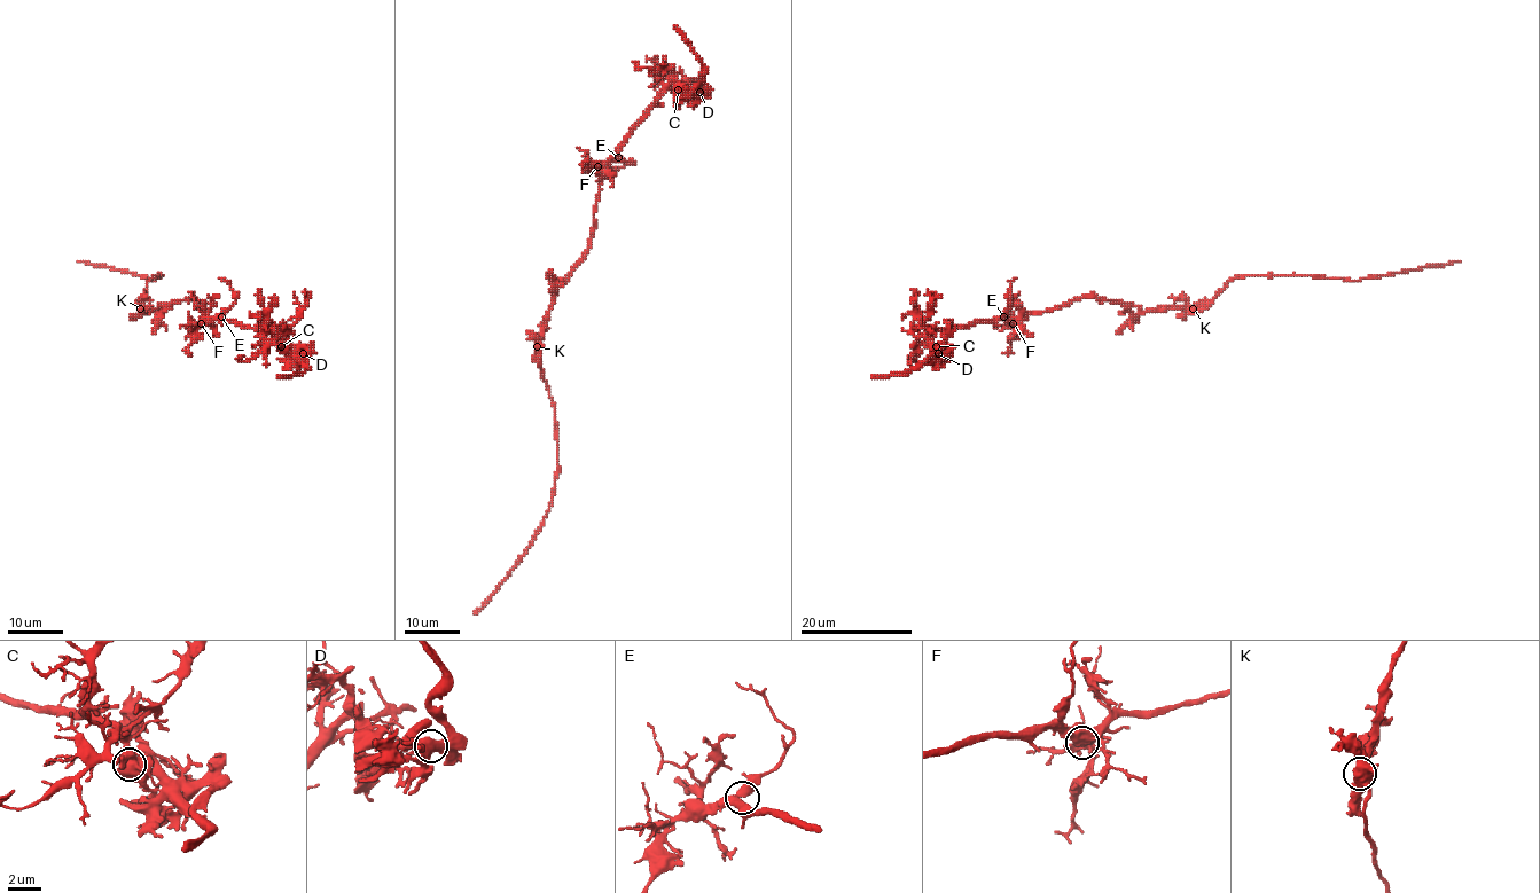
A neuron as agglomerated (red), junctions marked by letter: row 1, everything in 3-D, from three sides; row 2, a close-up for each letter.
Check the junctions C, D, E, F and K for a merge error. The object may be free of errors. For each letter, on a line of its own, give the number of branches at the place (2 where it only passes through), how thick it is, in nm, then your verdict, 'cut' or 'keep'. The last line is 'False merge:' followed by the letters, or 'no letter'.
C: 3 | 600 nm | cut
D: 3 | 550 nm | keep
E: 3 | 360 nm | keep
F: 4 | 400 nm | keep
K: 3 | 550 nm | keep
False merge: C

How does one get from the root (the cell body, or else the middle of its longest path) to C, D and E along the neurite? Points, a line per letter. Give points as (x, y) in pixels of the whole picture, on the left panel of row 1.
C: (158, 313), (172, 303), (193, 297), (209, 319), (270, 329), (281, 346)
D: (158, 313), (172, 303), (193, 297), (209, 319), (270, 329), (283, 344), (303, 353)
E: (158, 313), (172, 303), (193, 297), (209, 319), (221, 316)

